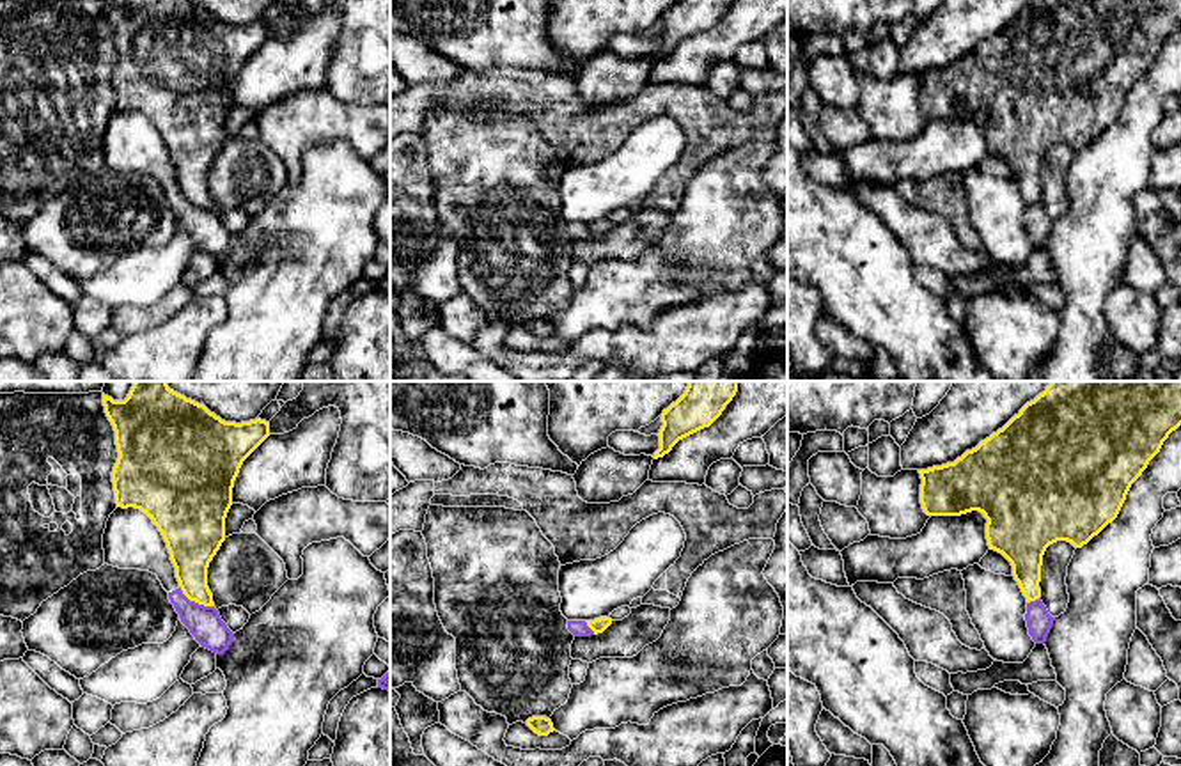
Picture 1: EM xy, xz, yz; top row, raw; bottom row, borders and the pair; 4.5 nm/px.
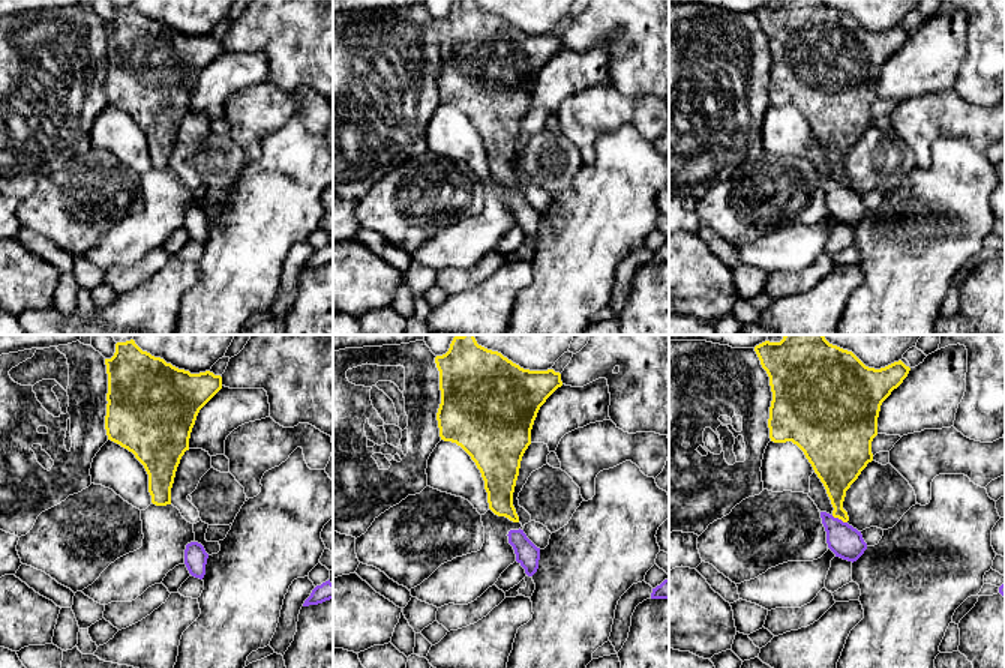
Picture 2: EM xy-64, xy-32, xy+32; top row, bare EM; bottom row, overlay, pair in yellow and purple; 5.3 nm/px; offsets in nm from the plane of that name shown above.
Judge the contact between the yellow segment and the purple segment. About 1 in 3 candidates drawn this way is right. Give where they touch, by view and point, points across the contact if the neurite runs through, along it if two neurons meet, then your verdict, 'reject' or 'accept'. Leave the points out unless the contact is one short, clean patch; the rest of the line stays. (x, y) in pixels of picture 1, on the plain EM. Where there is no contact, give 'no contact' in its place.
meets yellow in xy at (195, 204); border along xy (179, 188), (190, 203), (213, 210); reject

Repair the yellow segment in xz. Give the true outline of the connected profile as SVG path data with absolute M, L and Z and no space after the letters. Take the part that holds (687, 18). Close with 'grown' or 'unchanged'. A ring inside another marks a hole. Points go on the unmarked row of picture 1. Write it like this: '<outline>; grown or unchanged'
M679 0L661 16L660 51L653 60L663 60L679 43L709 30L731 4L732 0Z; unchanged

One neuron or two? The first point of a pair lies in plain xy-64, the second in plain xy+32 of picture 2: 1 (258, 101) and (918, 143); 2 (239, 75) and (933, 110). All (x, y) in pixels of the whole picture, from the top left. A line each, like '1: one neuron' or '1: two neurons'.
1: one neuron
2: two neurons

